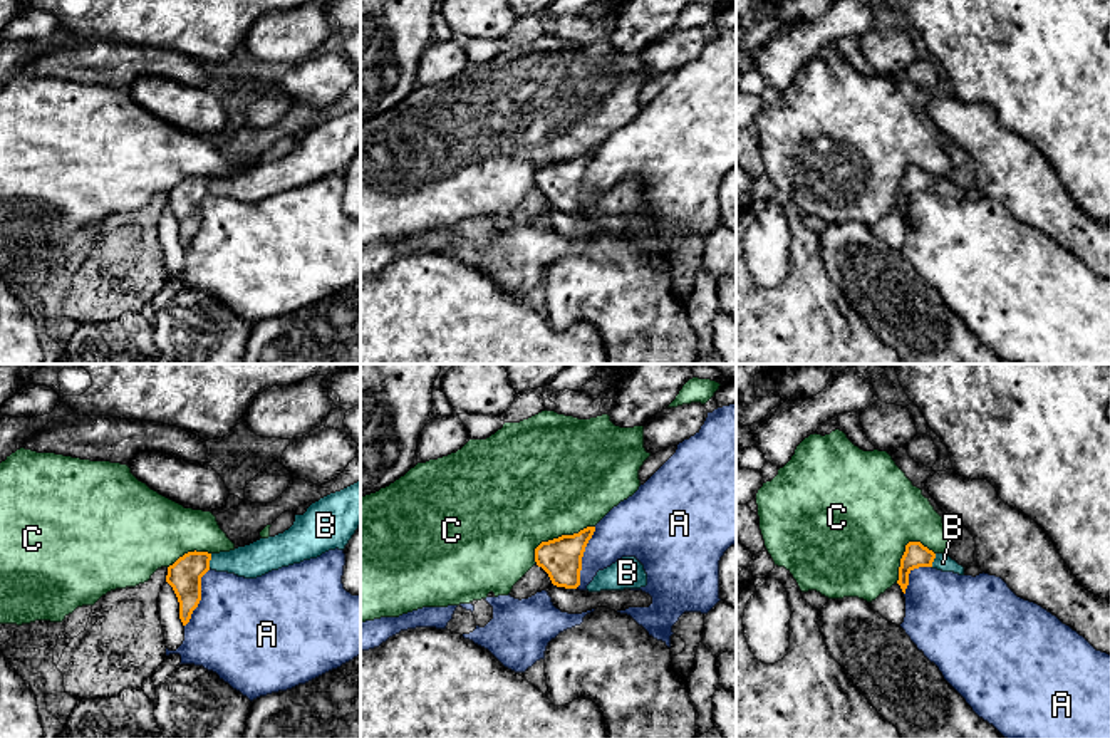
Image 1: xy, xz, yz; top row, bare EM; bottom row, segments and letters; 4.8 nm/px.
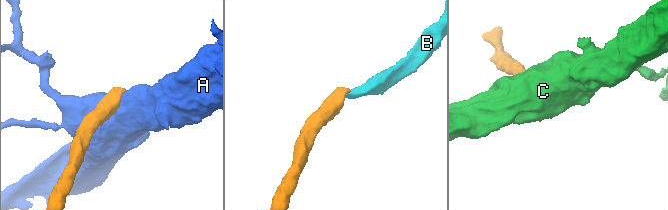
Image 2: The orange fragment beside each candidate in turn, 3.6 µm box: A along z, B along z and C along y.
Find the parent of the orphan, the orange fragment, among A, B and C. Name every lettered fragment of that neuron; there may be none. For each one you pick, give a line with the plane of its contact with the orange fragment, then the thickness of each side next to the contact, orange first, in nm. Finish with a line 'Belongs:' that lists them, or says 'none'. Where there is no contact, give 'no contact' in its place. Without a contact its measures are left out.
B: meets orange in xy; 160 nm thick on the orange side, 160 nm on the other
Belongs: B

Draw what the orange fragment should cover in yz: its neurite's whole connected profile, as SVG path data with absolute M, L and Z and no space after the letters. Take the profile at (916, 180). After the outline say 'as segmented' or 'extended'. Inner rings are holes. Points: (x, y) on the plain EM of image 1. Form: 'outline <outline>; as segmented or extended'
outline M909 166L900 183L899 205L897 205L904 218L909 210L909 198L919 191L932 191L942 196L954 196L964 200L964 191L959 190L956 184L952 184L946 176L934 178L921 166Z; extended

